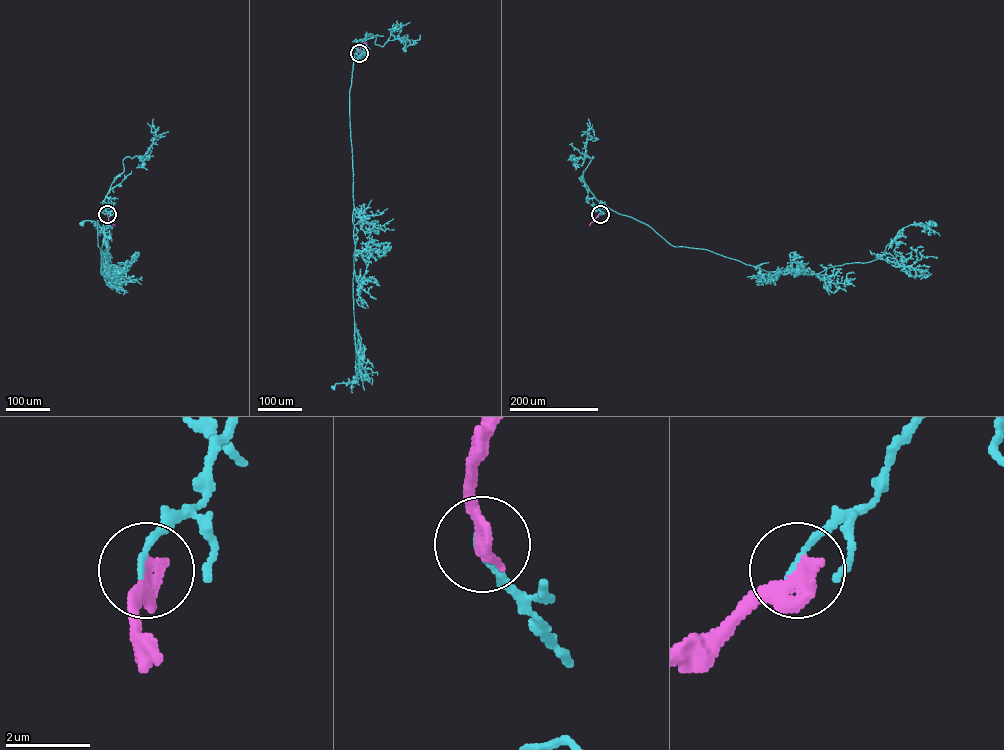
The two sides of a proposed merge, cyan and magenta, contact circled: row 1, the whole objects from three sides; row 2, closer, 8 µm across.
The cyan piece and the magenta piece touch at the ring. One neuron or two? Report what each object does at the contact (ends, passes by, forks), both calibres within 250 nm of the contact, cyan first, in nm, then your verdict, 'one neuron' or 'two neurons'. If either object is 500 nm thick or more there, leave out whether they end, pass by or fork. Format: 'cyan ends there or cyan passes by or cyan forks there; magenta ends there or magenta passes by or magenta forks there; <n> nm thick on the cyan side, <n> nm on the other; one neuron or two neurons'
cyan ends there; magenta ends there; 140 nm thick on the cyan side, 400 nm on the other; two neurons

